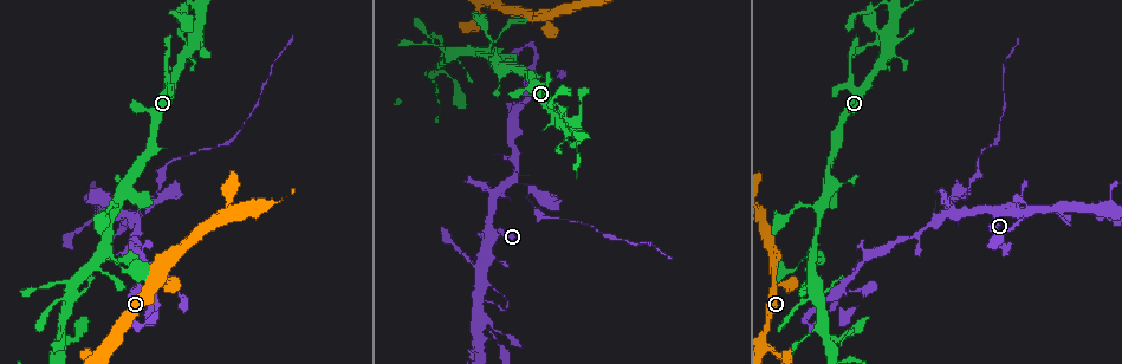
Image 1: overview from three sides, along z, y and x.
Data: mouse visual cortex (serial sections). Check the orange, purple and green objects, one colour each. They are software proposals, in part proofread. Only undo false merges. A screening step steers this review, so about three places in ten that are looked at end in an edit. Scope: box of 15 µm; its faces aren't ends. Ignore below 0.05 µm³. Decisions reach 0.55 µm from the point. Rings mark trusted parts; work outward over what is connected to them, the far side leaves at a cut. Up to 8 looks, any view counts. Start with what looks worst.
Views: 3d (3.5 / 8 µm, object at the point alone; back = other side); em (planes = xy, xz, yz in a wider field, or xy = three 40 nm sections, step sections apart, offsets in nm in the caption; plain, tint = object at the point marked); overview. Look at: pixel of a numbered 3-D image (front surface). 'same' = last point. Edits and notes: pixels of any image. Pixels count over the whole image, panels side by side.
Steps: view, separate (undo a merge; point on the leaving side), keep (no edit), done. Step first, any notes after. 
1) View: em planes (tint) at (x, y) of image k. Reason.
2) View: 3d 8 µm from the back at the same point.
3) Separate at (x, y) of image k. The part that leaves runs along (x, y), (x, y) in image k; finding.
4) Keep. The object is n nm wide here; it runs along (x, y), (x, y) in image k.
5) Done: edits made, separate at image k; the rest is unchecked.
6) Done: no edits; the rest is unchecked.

View: 3d 3.5 µm at (860, 264) of image 1.

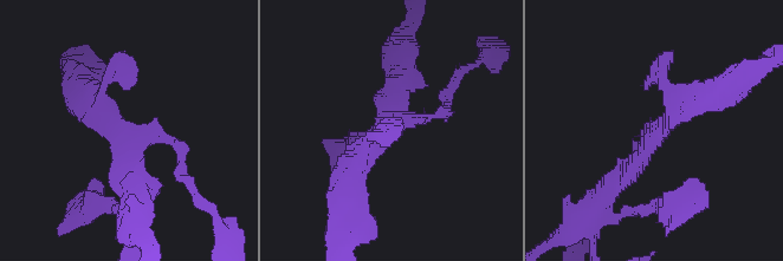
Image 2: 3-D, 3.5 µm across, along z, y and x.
View: em xy step 5 (tint) at (123, 139) of image 2.

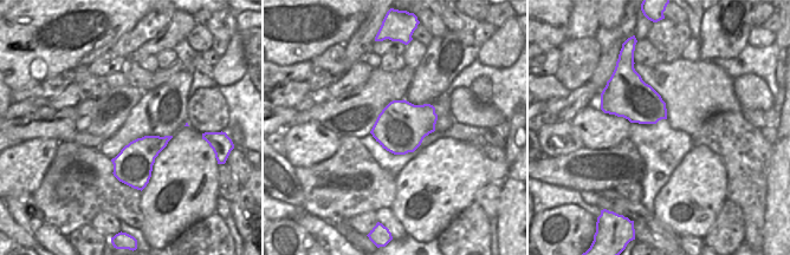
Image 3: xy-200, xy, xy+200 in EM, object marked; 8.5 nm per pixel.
Keep. The arms are 150, 300, 350 nm wide; all the same cell.

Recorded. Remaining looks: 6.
View: 3d 8 µm at (773, 350) of image 1. Abrupt turn.

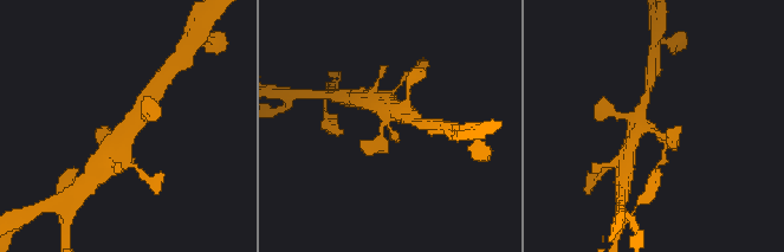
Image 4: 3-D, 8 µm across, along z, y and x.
View: em xy step 3 (tint) at (390, 129) of image 4. 4 arms meet here; the arms are 150, 400, 400, 400 nm wide; need the tissue.

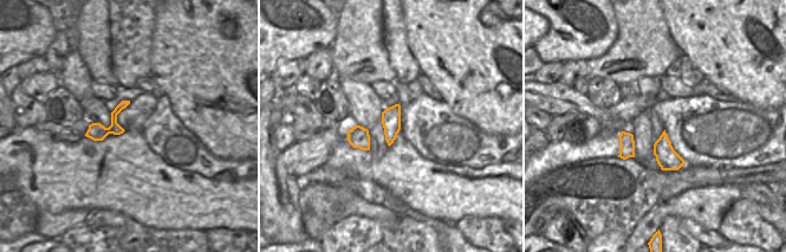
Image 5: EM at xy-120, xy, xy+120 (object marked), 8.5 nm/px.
Keep. It runs along (124, 103), (108, 130), (89, 134) in image 5; all the same cell.

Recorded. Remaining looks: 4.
View: 3d 3.5 µm at (71, 289) of image 1. Four or more arms meet.

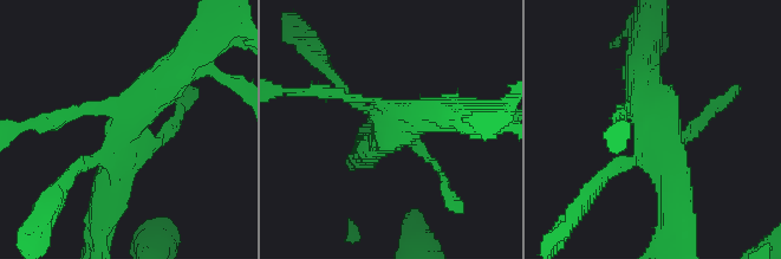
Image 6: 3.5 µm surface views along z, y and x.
View: em xy step 2 (tint) at (123, 129) of image 6. Need the tissue.

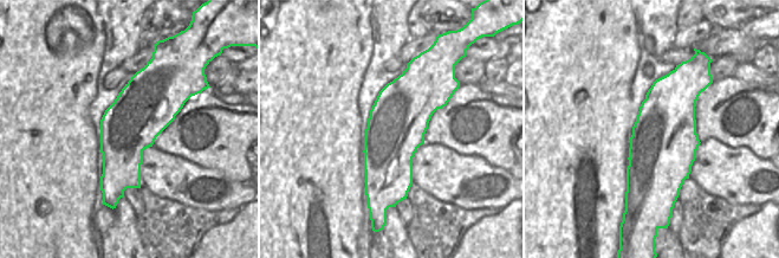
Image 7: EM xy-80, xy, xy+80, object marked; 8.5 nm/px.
Keep. The object is 500 nm wide here; it runs along (175, 69), (128, 120), (106, 204) in image 6; continuous, no second cell.

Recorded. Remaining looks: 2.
View: 3d 3.5 µm at (1082, 206) of image 1. Four-way junction.

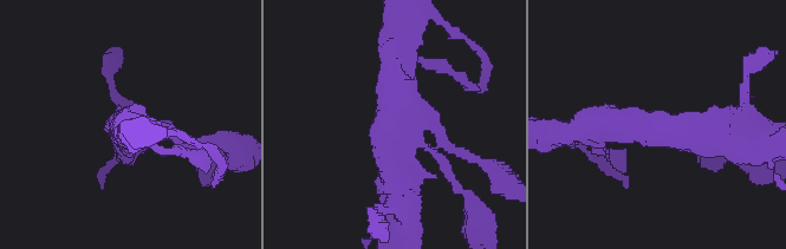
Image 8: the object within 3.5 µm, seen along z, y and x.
View: em xy step 1 (tint) at (661, 128) of image 8.

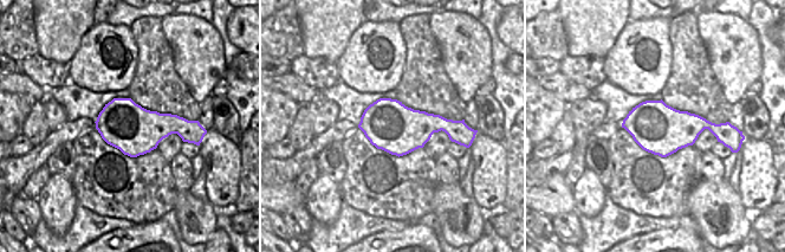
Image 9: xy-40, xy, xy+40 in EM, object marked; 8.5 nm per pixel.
Keep. It runs along (401, 47), (394, 184), (404, 202) in image 8; all the same cell.

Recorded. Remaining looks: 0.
Done: no edits; the rest is unchecked.

